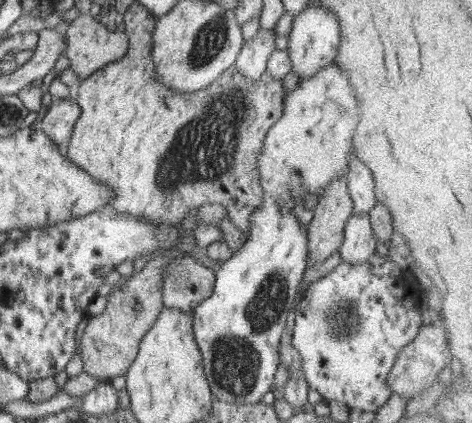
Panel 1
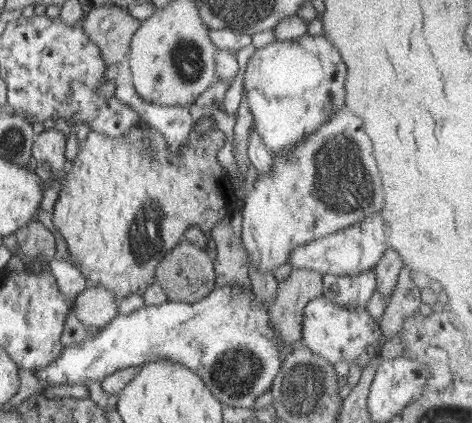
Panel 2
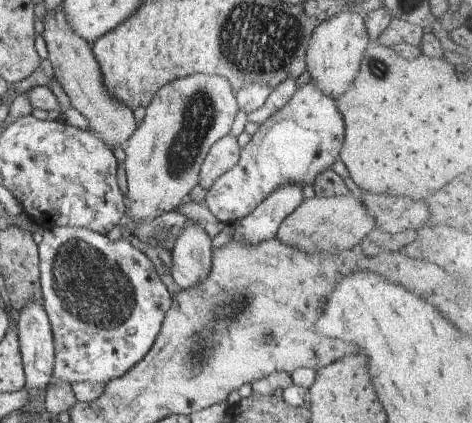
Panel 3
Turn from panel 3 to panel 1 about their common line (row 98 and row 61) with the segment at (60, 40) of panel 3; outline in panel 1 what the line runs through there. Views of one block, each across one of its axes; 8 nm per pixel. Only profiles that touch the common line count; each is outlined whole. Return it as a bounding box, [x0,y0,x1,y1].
[63,2,129,81]

